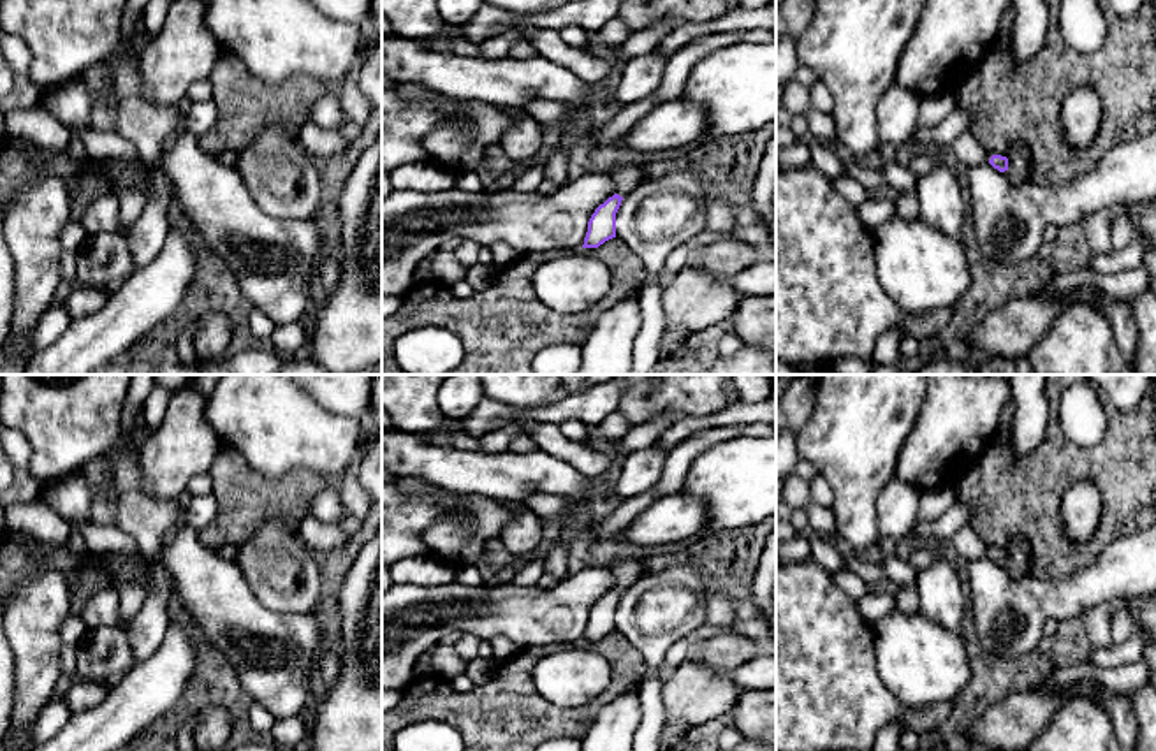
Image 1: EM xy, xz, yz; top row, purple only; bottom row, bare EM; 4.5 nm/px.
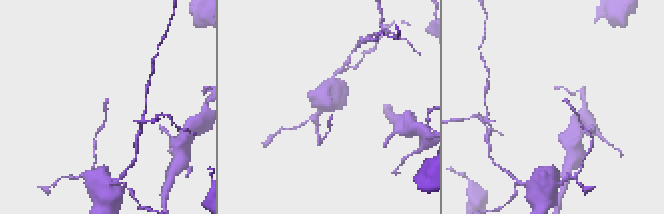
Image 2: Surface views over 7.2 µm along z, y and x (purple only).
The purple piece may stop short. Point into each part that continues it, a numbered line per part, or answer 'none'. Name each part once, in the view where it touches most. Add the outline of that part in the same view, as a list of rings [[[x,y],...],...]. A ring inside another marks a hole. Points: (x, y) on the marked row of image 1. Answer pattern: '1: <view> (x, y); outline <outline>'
1: yz (968, 152); outline [[[962,134],[954,144],[952,153],[968,169],[978,164],[989,164],[991,153],[971,135]]]

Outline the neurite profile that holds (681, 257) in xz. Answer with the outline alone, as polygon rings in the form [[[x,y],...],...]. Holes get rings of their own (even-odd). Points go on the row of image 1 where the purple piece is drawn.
[[[690,243],[676,248],[667,259],[662,269],[662,281],[667,283],[679,271],[690,266],[690,262],[699,255],[700,248],[691,248]]]

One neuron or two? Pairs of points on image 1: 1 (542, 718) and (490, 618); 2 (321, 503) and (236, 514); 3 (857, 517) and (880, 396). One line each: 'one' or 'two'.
1: two
2: two
3: one

